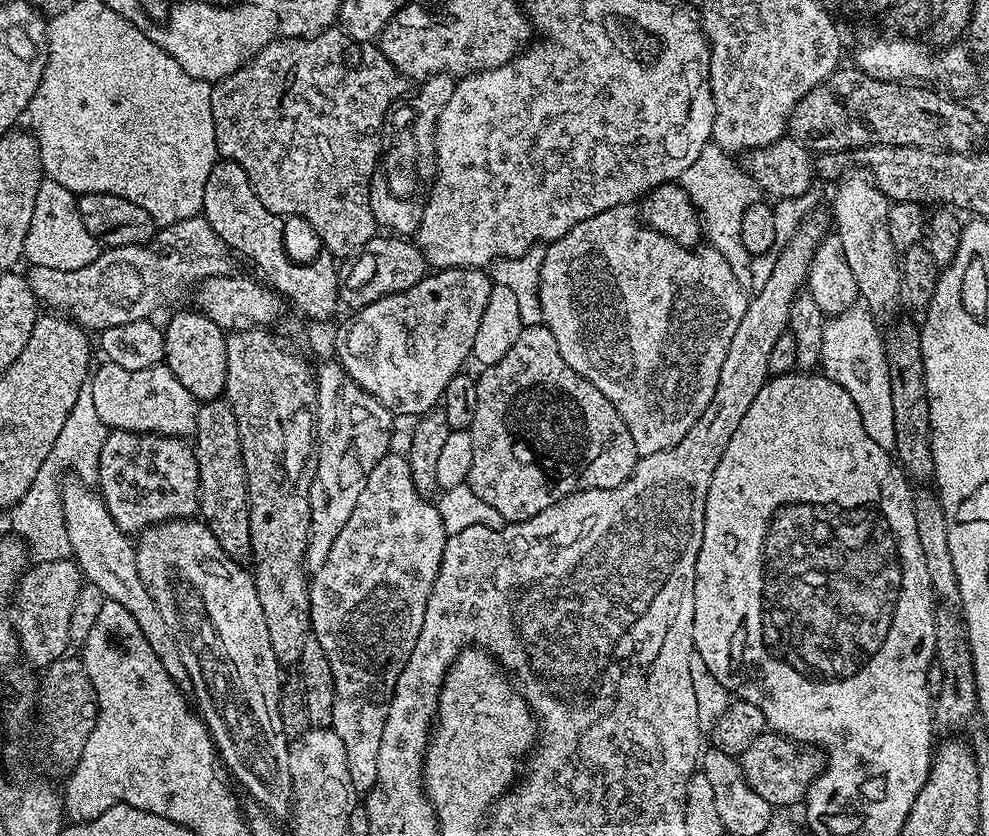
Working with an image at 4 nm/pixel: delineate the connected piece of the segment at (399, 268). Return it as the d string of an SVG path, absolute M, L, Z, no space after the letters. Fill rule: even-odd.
M377 234L371 242L360 249L355 256L347 261L348 269L343 269L340 278L340 300L348 303L352 310L370 306L370 302L378 302L390 294L398 294L410 290L410 286L418 286L424 276L429 275L430 265L422 250L411 239L401 238L393 234Z

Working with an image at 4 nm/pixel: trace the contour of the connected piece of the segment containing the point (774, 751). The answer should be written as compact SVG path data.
M766 730L744 752L742 763L744 777L746 782L750 782L754 794L766 798L766 802L770 802L773 809L780 810L780 808L790 807L791 804L799 805L807 797L810 786L824 770L826 756L815 746L797 747L787 736Z

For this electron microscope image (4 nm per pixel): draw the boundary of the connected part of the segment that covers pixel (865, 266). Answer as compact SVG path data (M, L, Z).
M864 170L849 171L835 188L836 197L832 200L832 210L836 214L834 234L842 238L842 254L846 254L846 262L854 274L854 282L858 282L860 300L877 321L891 321L896 307L901 307L902 297L900 256L887 228L890 201Z

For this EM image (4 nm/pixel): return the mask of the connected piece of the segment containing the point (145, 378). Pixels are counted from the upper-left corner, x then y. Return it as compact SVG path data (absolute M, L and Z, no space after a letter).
M107 362L91 373L90 387L94 394L94 407L98 409L98 418L109 430L126 430L127 432L153 432L159 436L178 436L188 438L196 431L196 410L198 402L178 378L168 369L168 365L155 364L146 370L122 370L122 366L114 366Z

